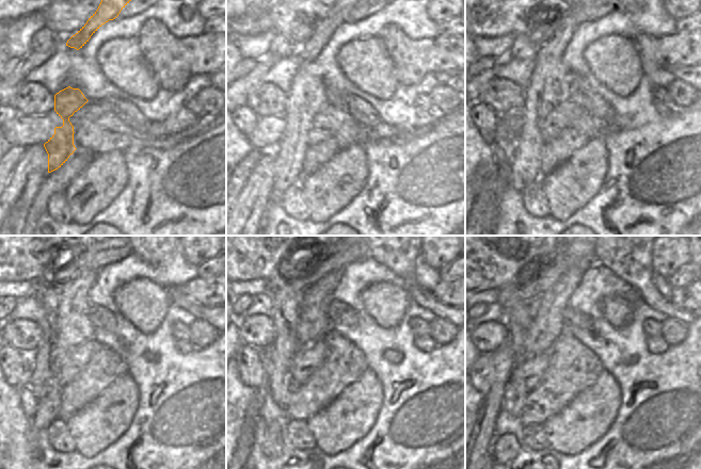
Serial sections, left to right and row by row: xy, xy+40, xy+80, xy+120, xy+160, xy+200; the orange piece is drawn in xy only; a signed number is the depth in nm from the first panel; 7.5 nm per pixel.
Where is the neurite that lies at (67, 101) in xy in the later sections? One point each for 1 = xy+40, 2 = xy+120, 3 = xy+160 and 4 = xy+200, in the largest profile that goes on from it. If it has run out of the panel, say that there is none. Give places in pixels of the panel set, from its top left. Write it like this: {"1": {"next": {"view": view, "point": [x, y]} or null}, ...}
{"1": {"next": {"view": "xy+40", "point": [306, 97]}}, "2": {"next": {"view": "xy+120", "point": [74, 327]}}, "3": {"next": {"view": "xy+160", "point": [271, 447]}}, "4": {"next": {"view": "xy+200", "point": [506, 449]}}}

